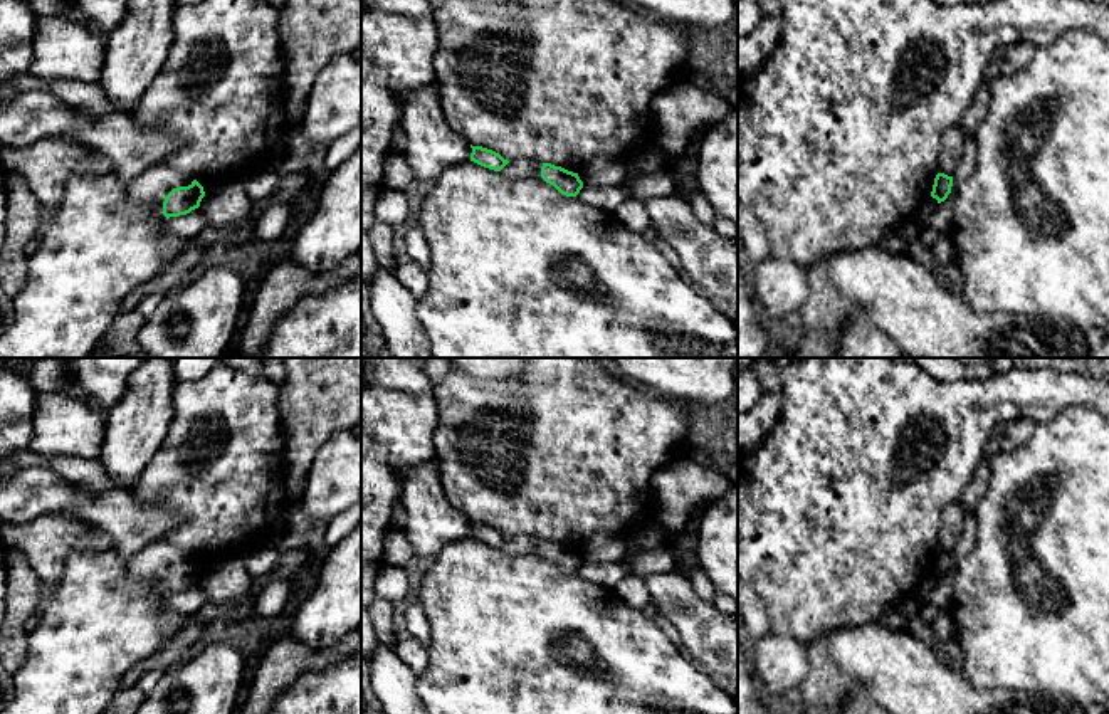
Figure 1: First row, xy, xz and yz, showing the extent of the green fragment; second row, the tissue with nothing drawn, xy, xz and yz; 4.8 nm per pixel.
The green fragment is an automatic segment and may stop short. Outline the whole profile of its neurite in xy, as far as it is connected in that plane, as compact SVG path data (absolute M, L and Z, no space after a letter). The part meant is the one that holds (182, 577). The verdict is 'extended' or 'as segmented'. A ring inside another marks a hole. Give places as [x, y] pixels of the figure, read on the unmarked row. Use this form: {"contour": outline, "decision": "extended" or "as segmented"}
{"contour": "M166 541L143 548L126 563L129 580L161 580L166 595L190 590L205 573L203 563L197 556Z", "decision": "extended"}

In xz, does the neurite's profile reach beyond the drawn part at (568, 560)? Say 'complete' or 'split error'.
split error

